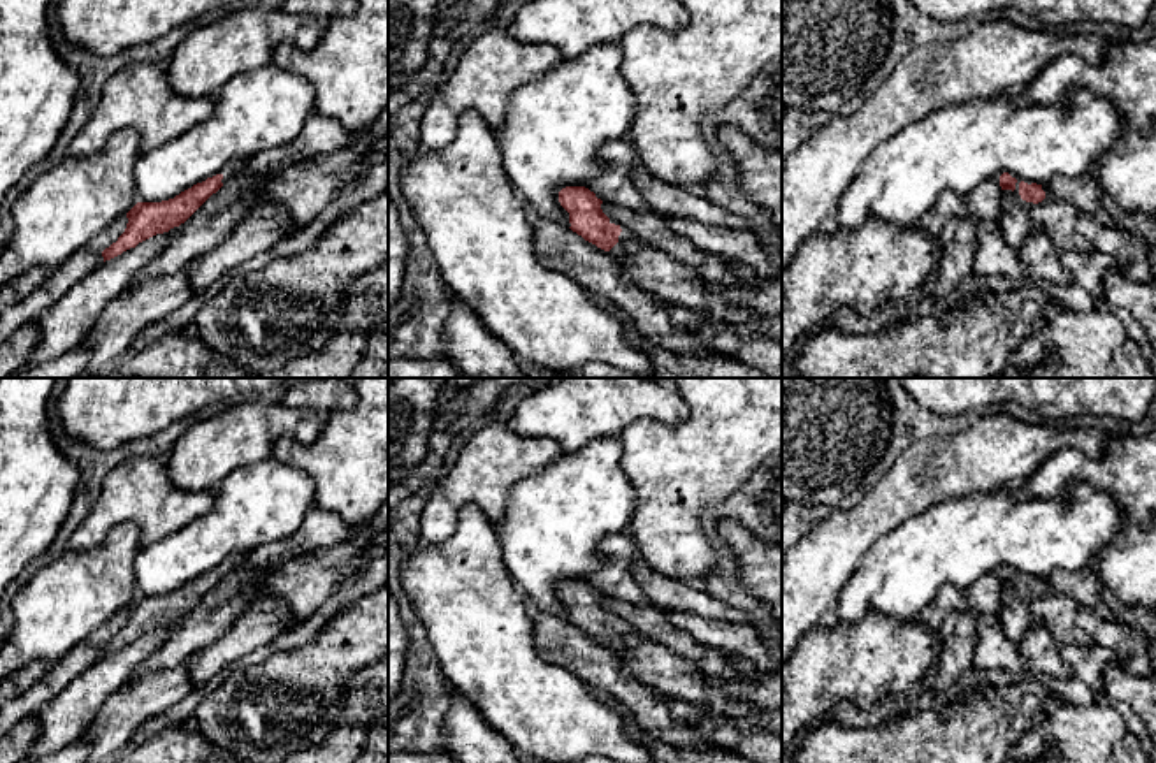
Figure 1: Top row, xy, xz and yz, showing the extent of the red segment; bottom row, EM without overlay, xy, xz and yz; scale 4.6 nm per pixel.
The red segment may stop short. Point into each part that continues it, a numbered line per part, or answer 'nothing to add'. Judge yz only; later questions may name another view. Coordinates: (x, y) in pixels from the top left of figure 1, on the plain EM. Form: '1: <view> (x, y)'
1: yz (1025, 598)

